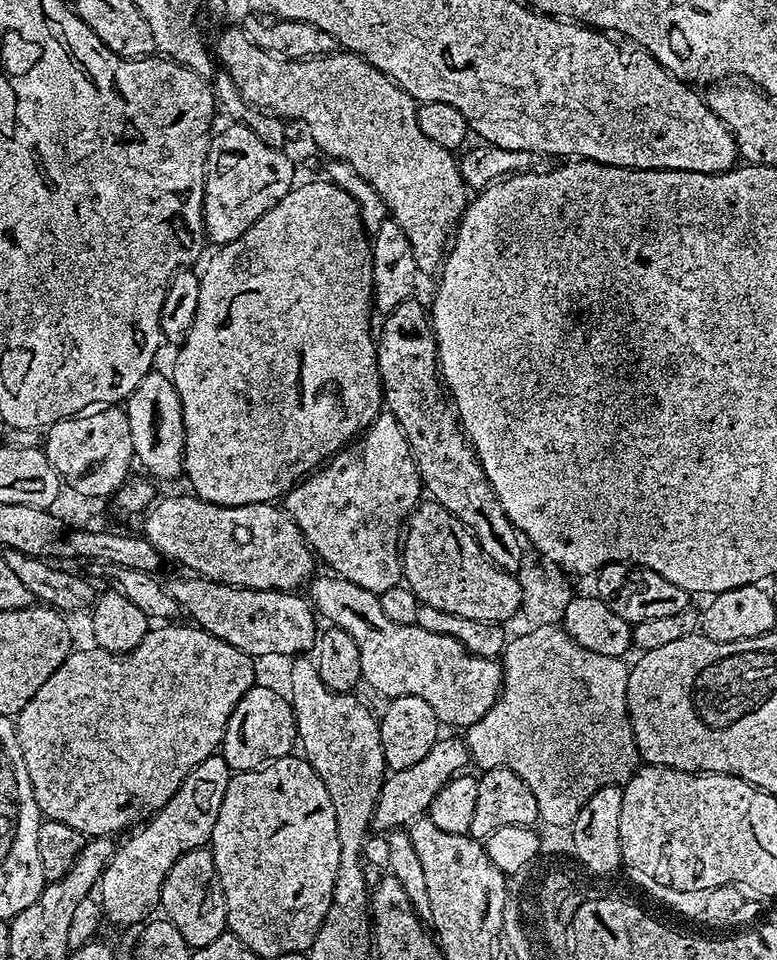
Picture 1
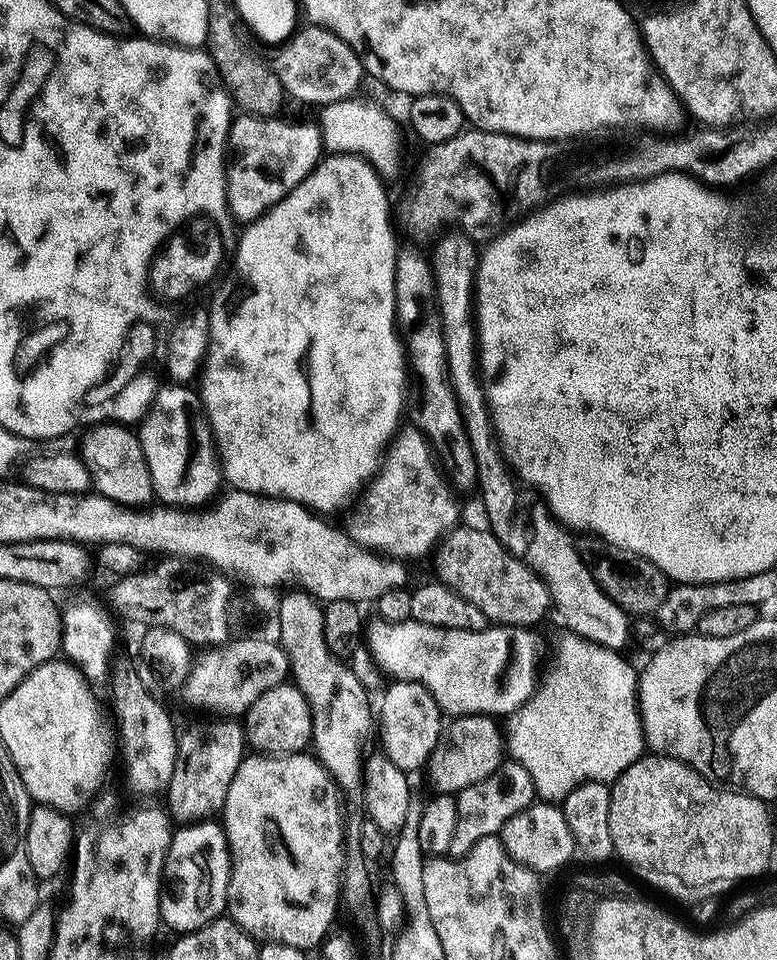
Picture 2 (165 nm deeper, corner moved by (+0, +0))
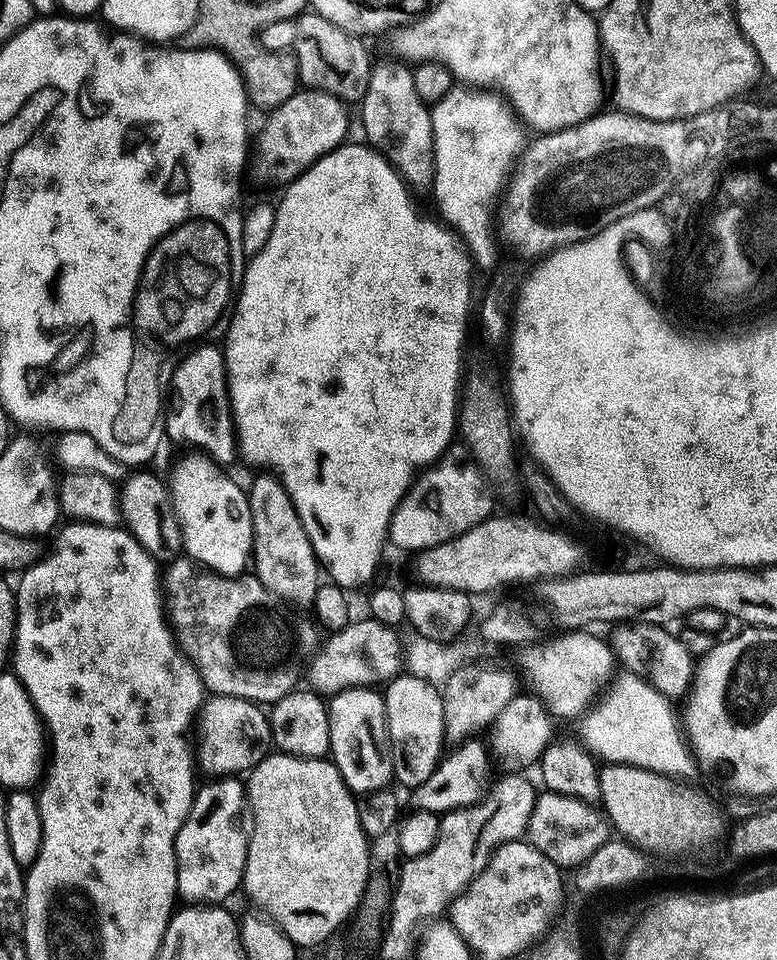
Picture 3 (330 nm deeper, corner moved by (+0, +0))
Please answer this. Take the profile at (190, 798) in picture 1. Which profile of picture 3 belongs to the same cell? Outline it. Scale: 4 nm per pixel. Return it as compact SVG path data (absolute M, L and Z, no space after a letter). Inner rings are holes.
M209 695L200 706L198 727L195 732L197 738L200 739L200 745L195 745L194 760L199 771L201 768L208 775L205 777L208 778L236 778L247 773L259 760L269 755L272 744L272 731L268 729L268 717L265 709L253 701L233 696Z

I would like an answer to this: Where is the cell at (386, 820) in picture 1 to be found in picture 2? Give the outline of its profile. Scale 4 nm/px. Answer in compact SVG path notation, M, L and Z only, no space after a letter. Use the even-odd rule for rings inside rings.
M457 716L451 721L452 725L447 725L446 735L441 739L440 743L437 744L434 751L432 751L432 759L428 761L426 768L427 771L432 771L432 780L436 783L435 791L440 794L455 794L462 791L466 786L474 786L474 782L482 782L482 778L490 778L490 774L494 774L497 770L500 769L500 765L505 763L506 760L506 736L502 731L501 725L500 728L495 719L491 716Z

